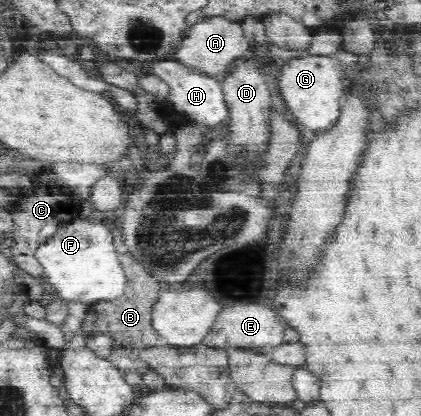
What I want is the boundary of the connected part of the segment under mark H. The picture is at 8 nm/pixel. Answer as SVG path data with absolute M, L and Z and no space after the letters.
M176 58L156 62L151 66L151 73L159 76L169 86L169 93L165 98L169 110L175 111L186 119L202 123L208 130L217 132L222 127L228 117L228 109L224 103L220 78L214 80L212 76L200 74L200 71L196 72L188 68L184 62Z

